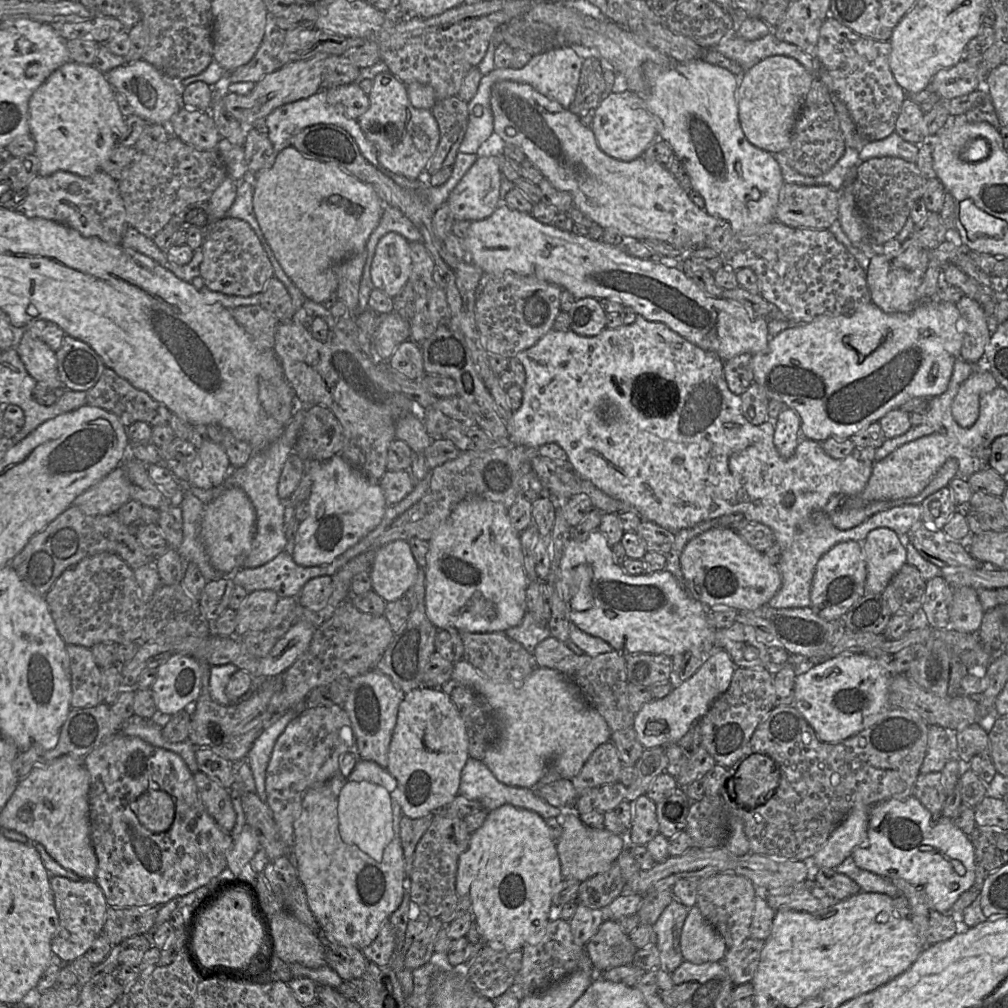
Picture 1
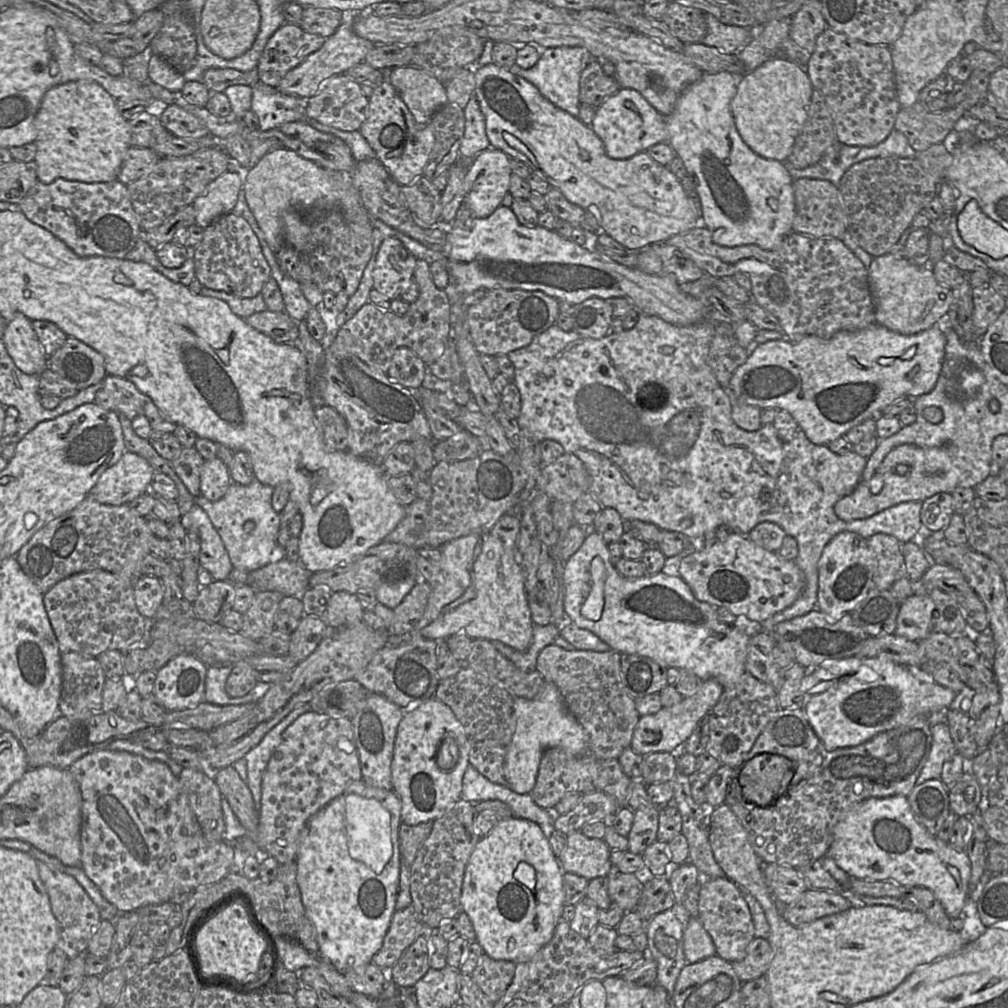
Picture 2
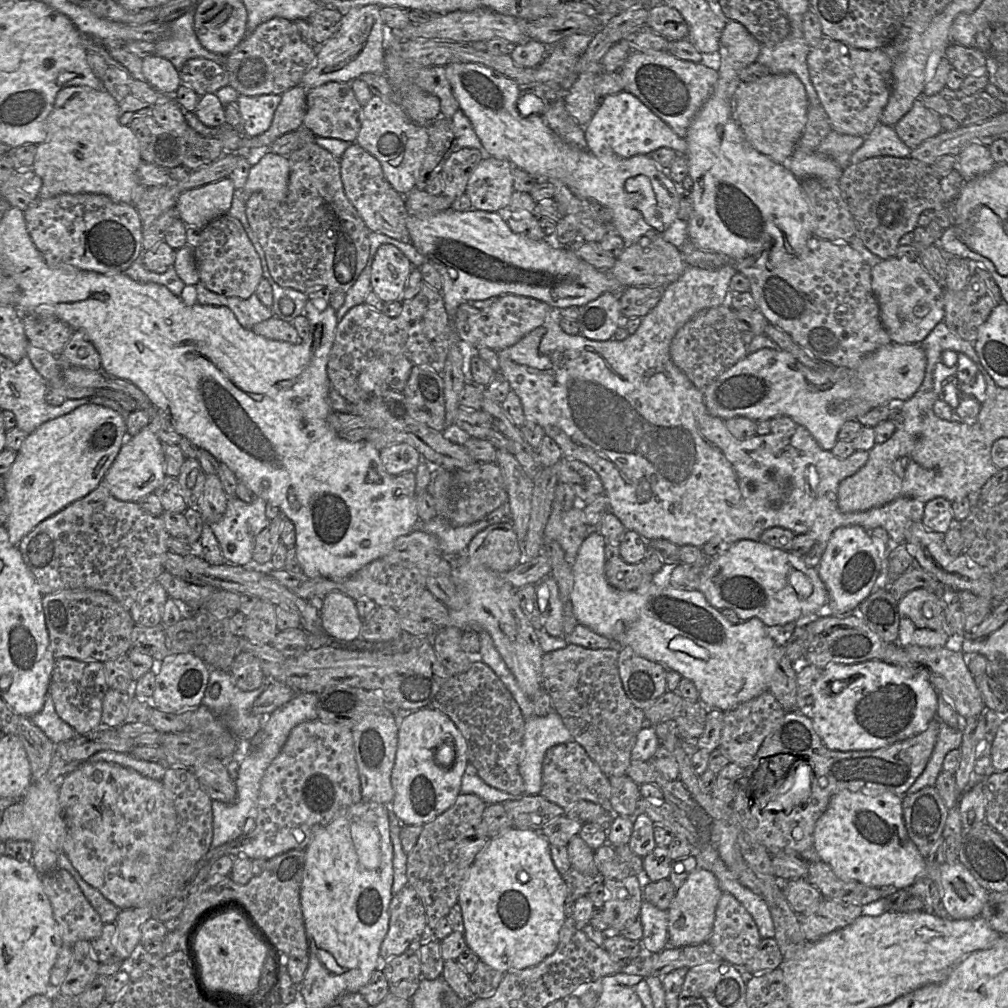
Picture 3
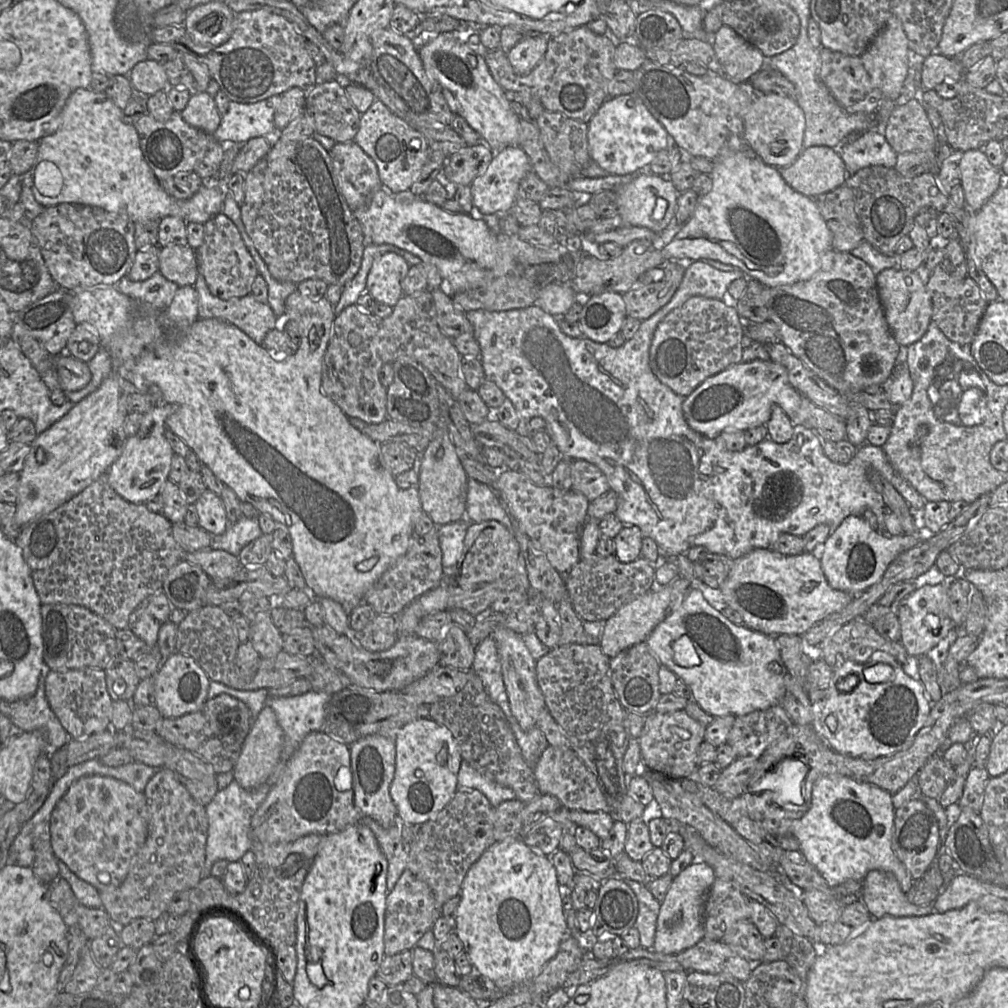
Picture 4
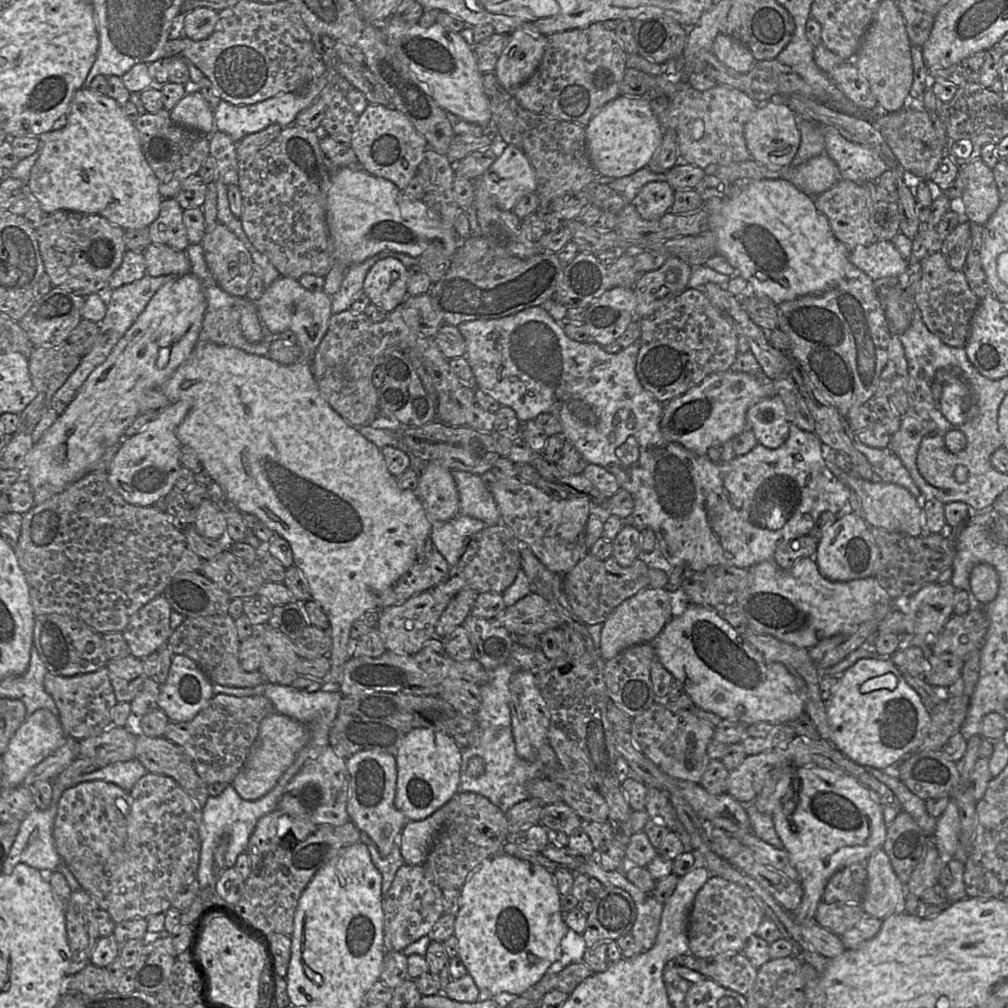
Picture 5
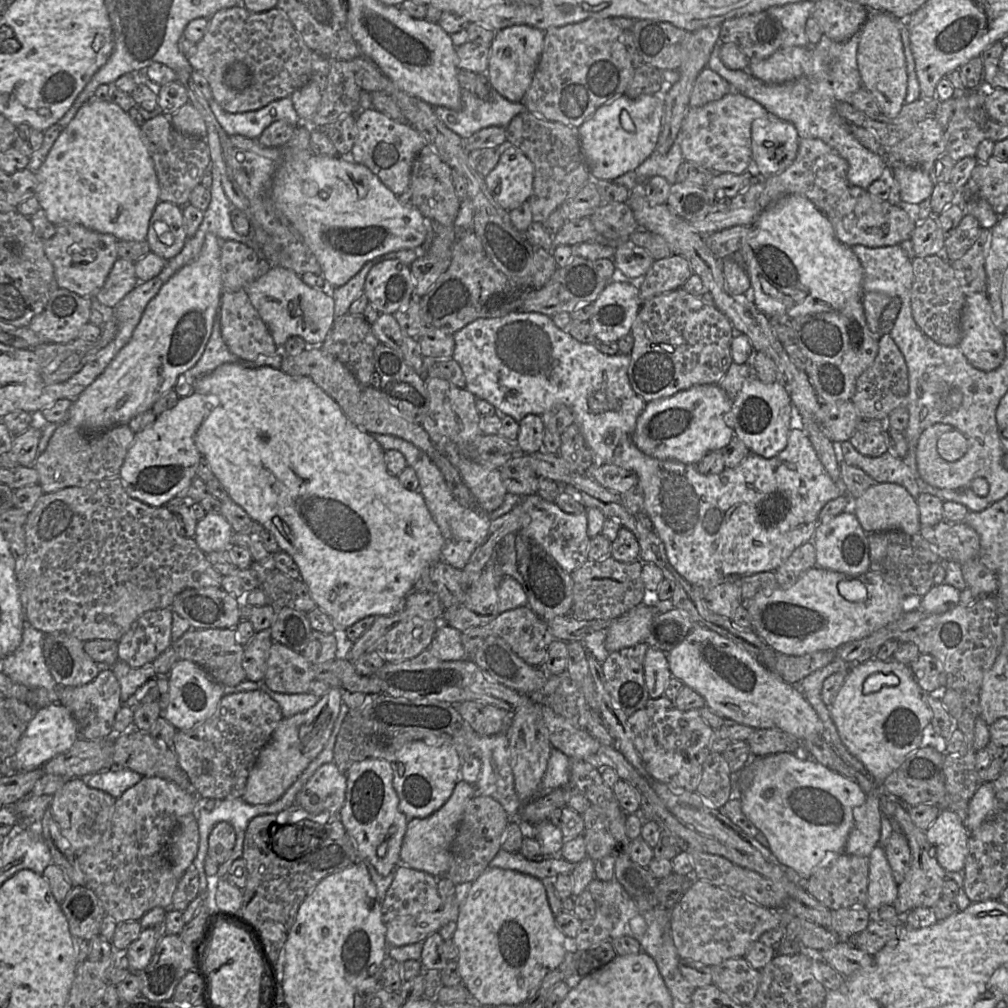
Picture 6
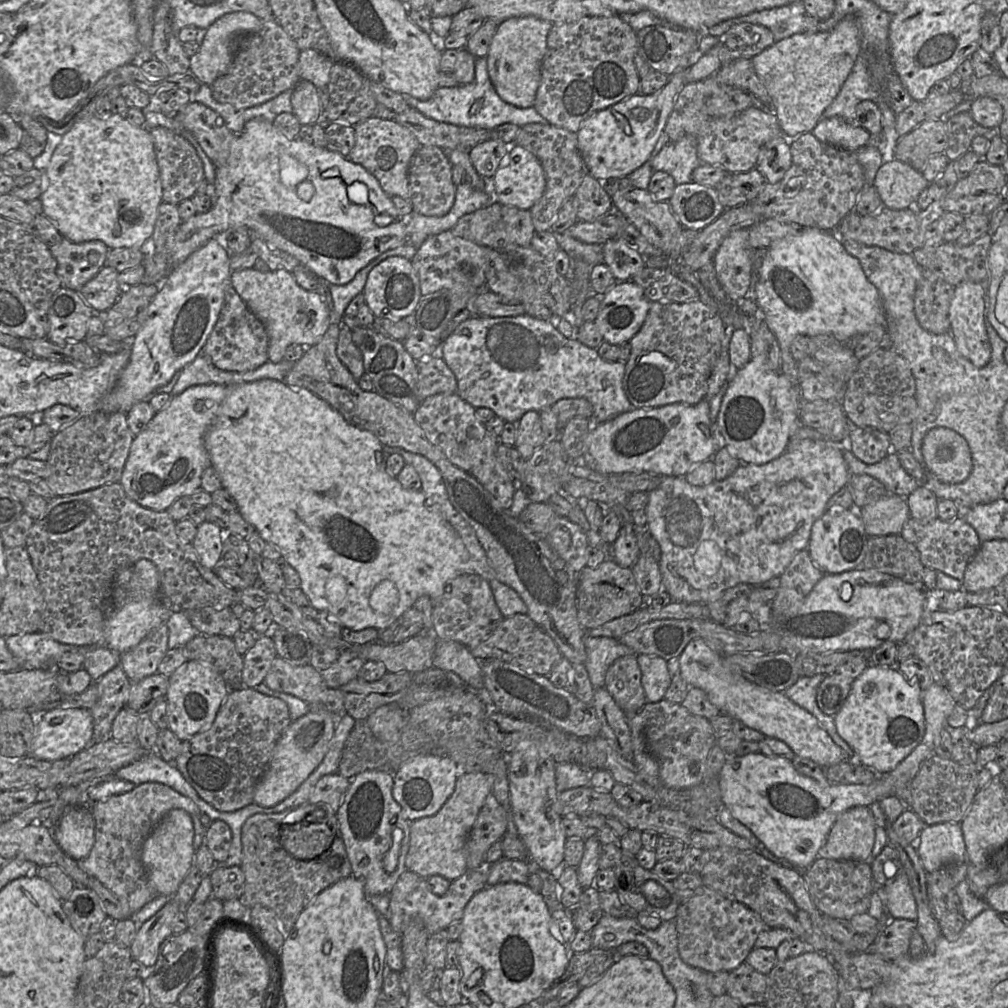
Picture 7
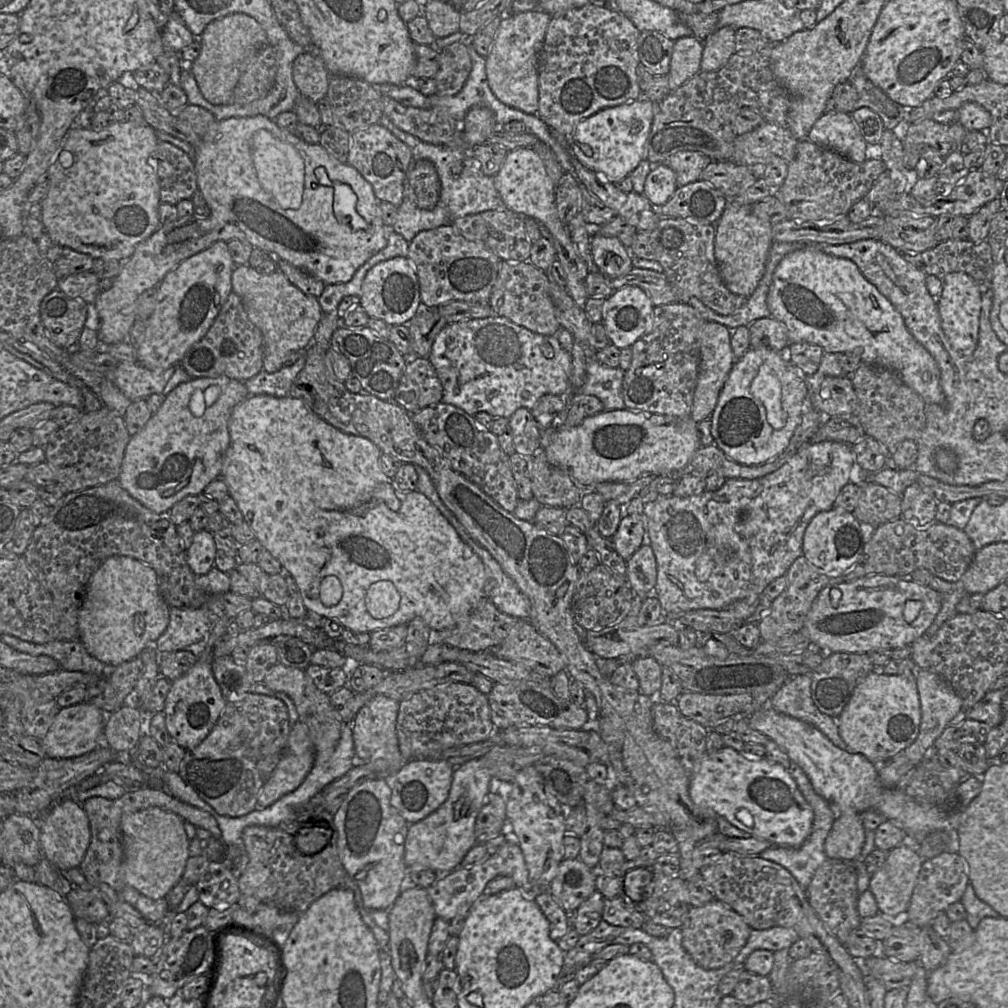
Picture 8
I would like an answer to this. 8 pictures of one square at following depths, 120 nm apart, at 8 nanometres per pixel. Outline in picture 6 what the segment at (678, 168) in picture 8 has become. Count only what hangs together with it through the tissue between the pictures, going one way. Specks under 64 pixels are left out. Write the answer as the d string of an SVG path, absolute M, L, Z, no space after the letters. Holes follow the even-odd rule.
M676 139L666 154L661 155L654 151L634 171L640 183L645 183L654 176L662 176L672 185L677 182L677 170L684 161L680 142Z

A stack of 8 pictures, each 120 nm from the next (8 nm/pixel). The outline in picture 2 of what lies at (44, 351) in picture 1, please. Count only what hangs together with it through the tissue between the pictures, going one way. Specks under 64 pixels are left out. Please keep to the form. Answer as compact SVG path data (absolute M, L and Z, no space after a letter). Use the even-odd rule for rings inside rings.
M21 312L7 322L2 335L8 354L23 373L40 375L48 369L48 356L45 354L32 321Z

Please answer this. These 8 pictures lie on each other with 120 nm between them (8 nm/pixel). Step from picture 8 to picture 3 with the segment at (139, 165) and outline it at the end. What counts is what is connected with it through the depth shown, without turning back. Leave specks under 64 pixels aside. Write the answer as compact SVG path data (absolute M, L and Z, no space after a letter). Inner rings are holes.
M84 86L61 89L46 122L46 139L37 145L32 170L39 177L39 199L59 194L103 194L115 202L133 204L140 199L146 187L138 181L137 170L142 162L140 145L128 125L119 122L119 103L107 91ZM225 177L183 192L175 209L186 226L203 229L210 221L228 212L234 191L232 180Z

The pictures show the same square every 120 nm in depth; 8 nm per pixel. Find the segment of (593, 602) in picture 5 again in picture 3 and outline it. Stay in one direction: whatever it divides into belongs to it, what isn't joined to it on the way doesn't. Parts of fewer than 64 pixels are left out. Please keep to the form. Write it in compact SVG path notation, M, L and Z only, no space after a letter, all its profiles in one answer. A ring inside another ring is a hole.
M621 557L606 561L605 577L611 586L621 591L637 591L653 583L653 574L644 562L628 564Z

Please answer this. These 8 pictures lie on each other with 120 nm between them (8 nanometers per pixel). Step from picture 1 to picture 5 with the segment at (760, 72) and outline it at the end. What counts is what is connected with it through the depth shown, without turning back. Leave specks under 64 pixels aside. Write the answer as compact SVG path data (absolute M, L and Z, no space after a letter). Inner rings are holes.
M771 99L760 104L744 127L744 138L751 159L769 169L781 169L791 164L801 142L798 116L783 99Z

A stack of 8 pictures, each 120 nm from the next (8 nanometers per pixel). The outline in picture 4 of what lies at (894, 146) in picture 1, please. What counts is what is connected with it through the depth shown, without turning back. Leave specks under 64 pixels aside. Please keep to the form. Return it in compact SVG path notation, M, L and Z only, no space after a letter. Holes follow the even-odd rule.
M877 131L853 133L834 149L845 164L847 177L865 167L880 165L893 168L897 163L898 154L885 135Z

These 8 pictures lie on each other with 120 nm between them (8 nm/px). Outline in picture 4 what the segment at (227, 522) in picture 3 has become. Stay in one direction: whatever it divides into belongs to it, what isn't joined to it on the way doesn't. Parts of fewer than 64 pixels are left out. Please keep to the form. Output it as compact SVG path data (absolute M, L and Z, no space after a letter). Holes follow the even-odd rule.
M242 515L237 522L228 525L224 533L212 536L210 547L227 551L238 558L242 548L262 534L257 517Z

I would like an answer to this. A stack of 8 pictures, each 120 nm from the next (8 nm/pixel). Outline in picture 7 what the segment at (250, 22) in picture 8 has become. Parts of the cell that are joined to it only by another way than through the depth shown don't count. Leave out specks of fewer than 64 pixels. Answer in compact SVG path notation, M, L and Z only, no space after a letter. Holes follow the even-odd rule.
M238 11L225 14L207 28L199 51L190 59L190 72L201 84L211 86L220 76L227 73L234 55L235 44L239 39L248 34L258 32L262 27L262 21L246 11Z

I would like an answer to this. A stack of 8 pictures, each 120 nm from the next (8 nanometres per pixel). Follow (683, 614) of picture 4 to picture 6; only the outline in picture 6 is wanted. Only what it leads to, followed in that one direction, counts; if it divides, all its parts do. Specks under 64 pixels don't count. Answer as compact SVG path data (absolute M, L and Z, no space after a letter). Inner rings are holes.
M696 625L666 656L672 676L701 695L706 706L724 719L732 719L754 729L778 728L799 741L822 737L825 731L816 711L797 687L783 681L747 649L703 625Z

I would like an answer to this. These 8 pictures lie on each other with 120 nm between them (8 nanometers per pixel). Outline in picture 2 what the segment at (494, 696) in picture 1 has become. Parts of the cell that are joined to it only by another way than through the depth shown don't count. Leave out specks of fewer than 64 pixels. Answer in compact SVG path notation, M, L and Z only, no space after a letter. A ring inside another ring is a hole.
M545 682L533 699L514 697L515 732L504 762L507 786L516 793L527 794L535 786L543 752L551 747L561 747L574 756L589 753L589 740L581 724L566 709L555 684Z

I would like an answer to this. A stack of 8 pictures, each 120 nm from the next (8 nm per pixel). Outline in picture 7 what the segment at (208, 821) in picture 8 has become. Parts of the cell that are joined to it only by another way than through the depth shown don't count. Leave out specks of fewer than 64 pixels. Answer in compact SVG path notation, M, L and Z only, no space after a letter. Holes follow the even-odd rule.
M144 782L131 791L94 801L90 805L95 820L93 847L78 866L98 879L120 901L124 918L133 917L145 904L159 895L148 882L141 854L145 839L171 810L182 809L192 815L202 812L190 798L158 782Z

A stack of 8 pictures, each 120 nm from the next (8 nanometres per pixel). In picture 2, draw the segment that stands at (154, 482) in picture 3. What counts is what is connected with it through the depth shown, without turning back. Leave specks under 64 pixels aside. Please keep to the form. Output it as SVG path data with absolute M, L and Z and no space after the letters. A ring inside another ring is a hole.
M125 450L121 458L102 473L89 495L106 505L128 504L150 490L154 473L143 457Z

